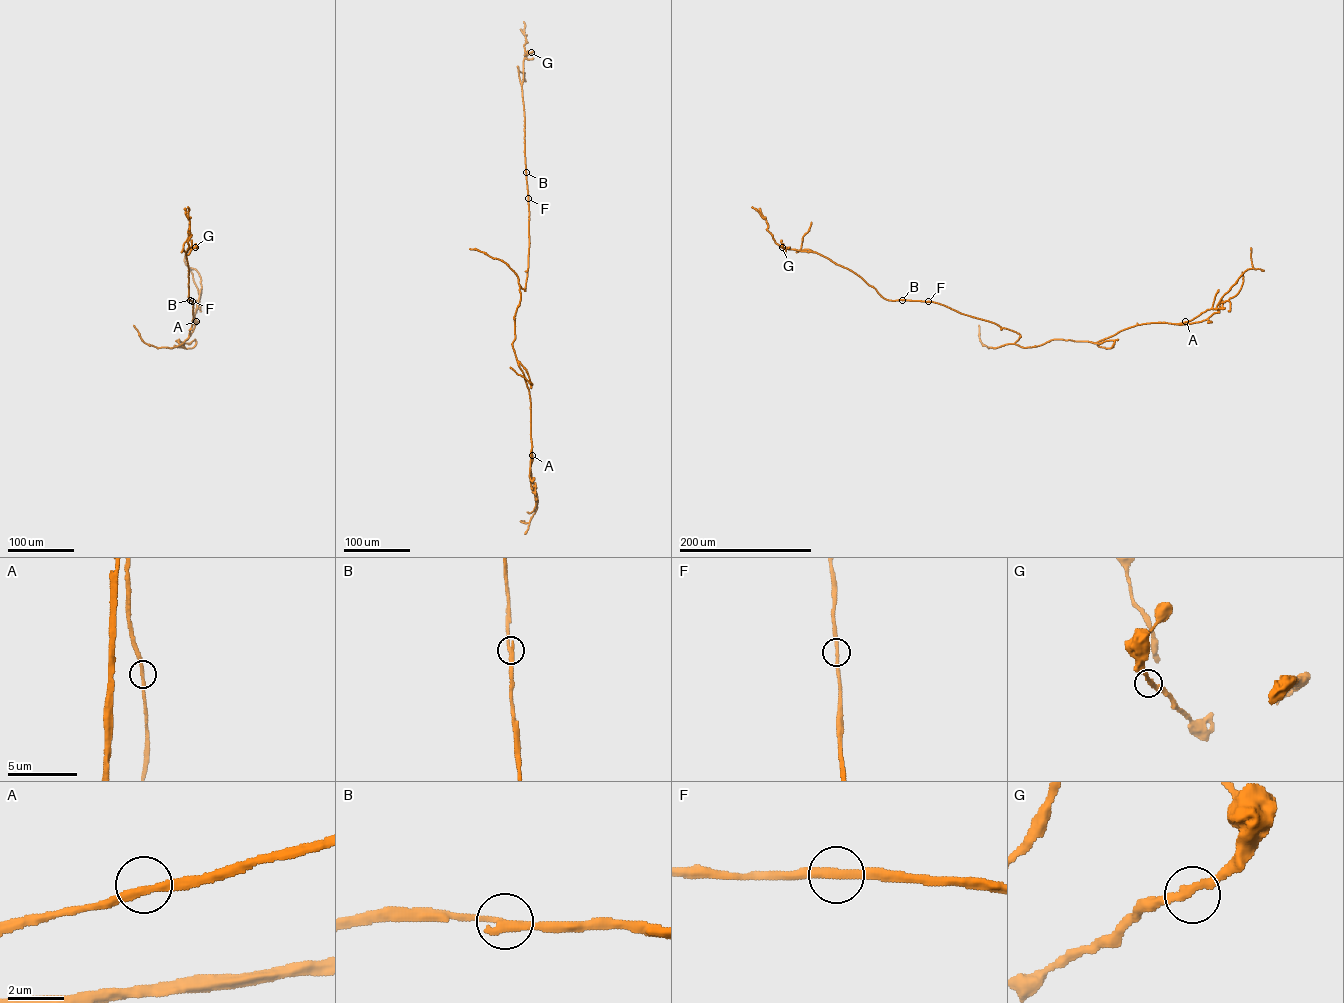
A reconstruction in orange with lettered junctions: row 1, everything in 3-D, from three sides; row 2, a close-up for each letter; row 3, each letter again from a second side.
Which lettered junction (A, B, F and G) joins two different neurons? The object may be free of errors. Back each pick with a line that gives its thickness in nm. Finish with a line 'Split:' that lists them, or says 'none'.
Split: none

